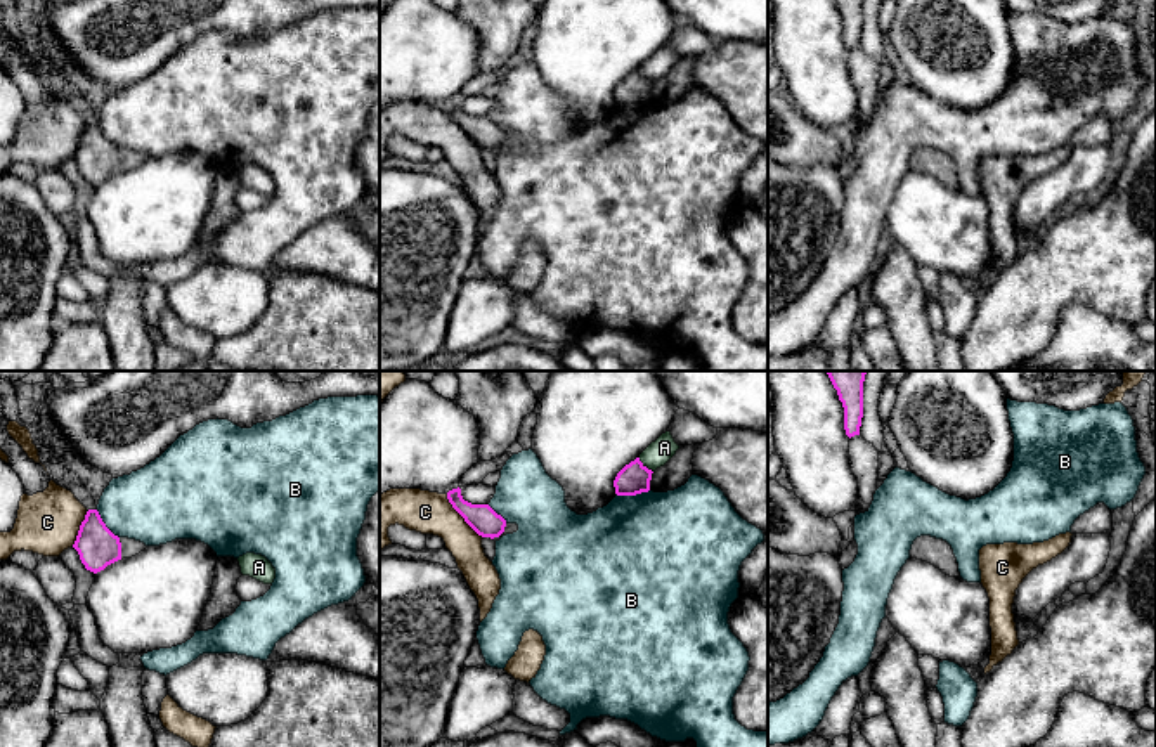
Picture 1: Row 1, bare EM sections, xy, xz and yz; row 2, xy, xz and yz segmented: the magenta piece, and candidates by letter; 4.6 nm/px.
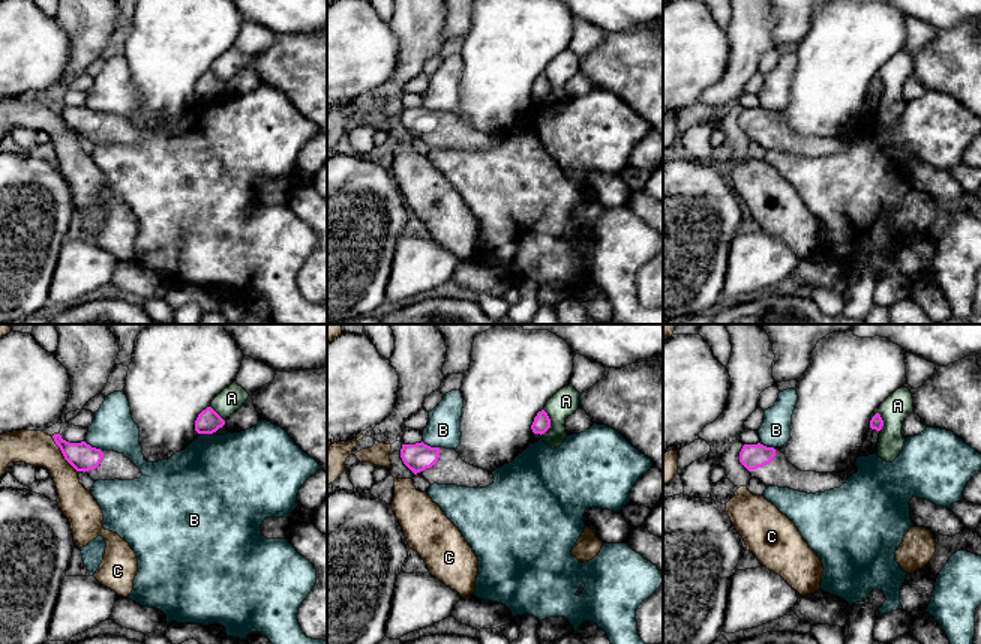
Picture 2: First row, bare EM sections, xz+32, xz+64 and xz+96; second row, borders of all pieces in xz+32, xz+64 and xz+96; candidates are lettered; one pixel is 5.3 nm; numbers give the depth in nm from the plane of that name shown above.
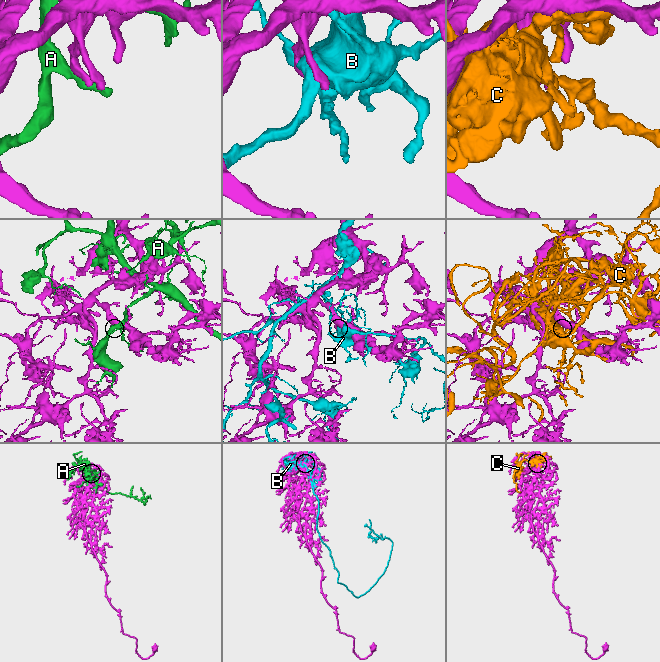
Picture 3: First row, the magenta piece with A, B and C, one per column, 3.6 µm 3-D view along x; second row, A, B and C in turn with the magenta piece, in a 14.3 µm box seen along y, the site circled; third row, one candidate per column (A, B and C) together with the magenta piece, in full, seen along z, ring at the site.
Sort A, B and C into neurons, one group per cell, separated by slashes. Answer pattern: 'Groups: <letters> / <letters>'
Groups: A / B / C

